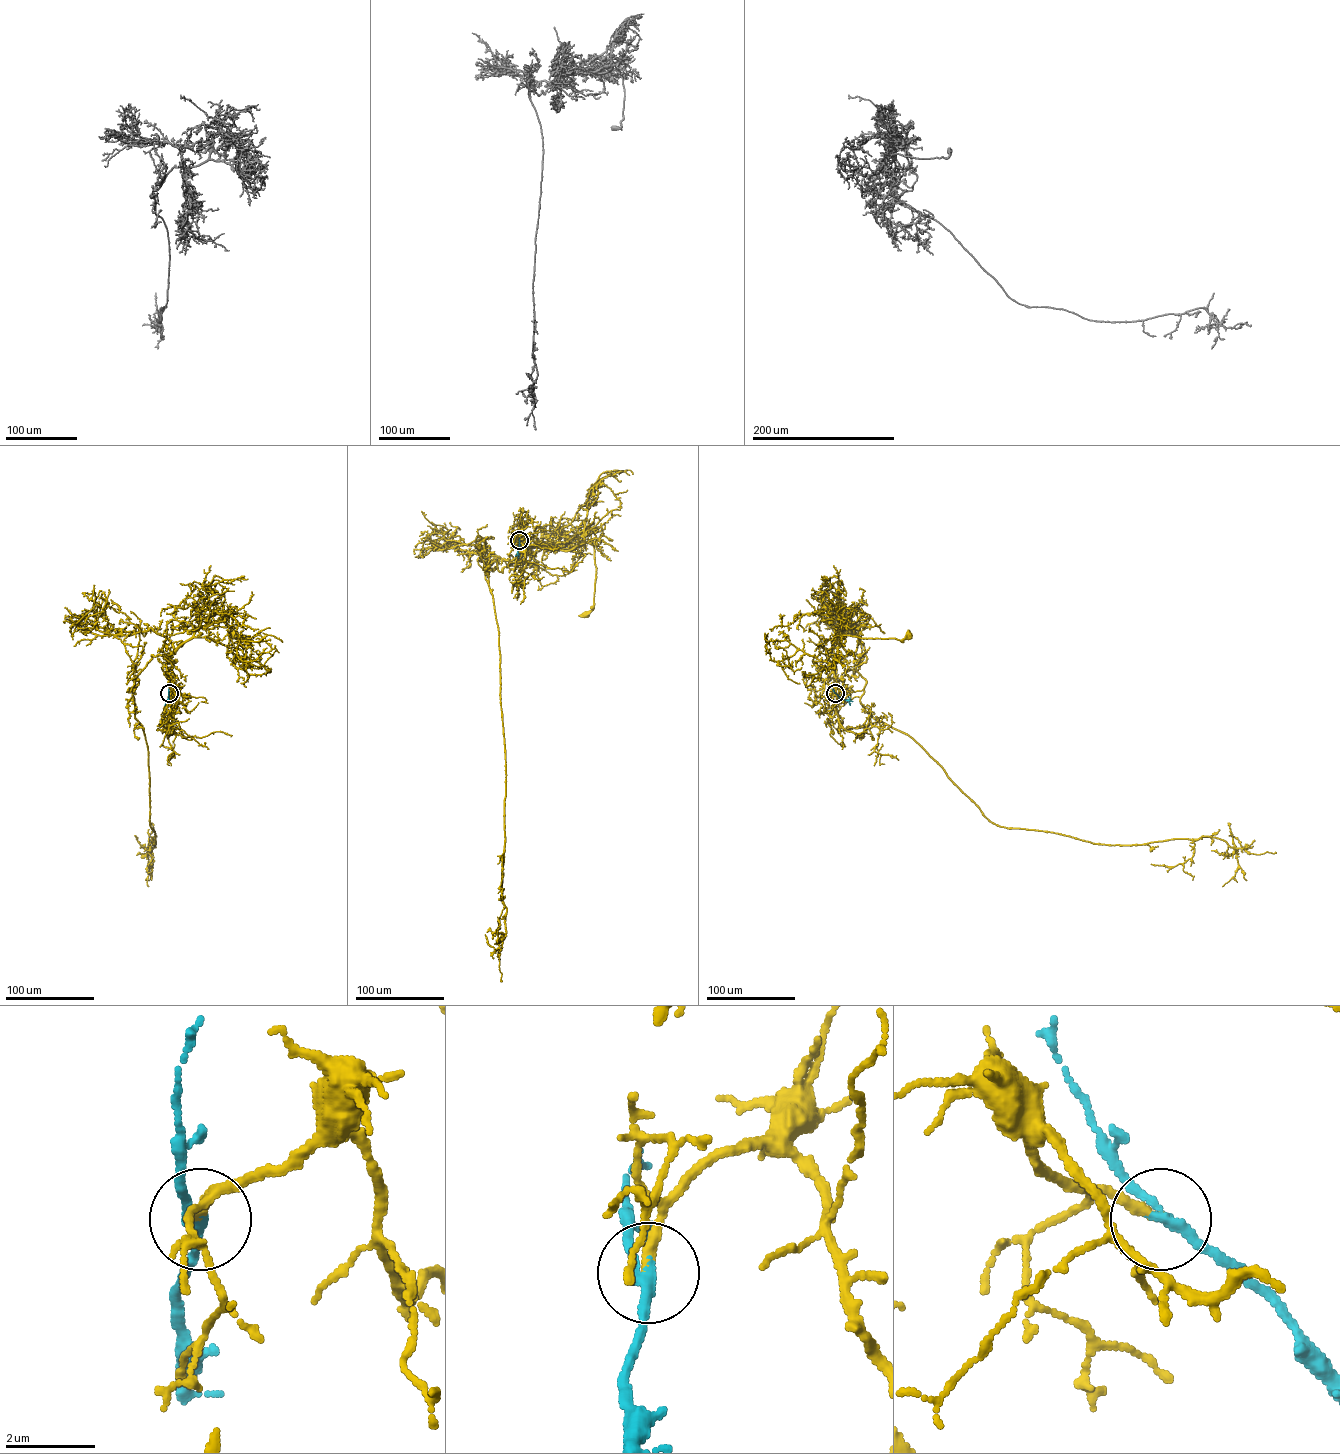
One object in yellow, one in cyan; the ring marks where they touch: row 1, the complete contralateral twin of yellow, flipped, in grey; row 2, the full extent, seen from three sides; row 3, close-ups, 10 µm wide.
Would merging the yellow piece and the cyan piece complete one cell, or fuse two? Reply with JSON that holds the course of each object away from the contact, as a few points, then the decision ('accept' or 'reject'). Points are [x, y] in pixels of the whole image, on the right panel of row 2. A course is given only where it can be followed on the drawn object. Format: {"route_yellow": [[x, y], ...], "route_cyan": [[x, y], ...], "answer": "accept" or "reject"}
{"route_yellow": [[835, 693], [834, 667], [847, 654], [838, 636], [909, 635]], "route_cyan": [[835, 693], [849, 700], [848, 696]], "answer": "accept"}

